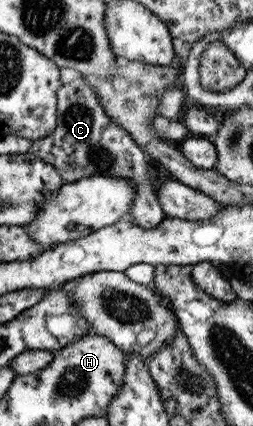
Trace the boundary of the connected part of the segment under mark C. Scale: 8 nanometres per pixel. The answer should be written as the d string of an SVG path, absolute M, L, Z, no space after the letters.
M82 77L76 78L69 83L60 84L57 91L56 119L56 127L46 137L30 142L28 153L38 157L44 163L53 165L63 182L73 182L92 176L116 177L116 179L130 177L130 179L134 179L136 181L134 196L132 196L132 204L128 208L127 217L140 229L158 227L158 223L165 218L165 215L155 194L153 173L155 164L140 147L137 147L130 134L124 132L124 128L104 112L102 104L96 98L96 92L92 90L90 84L84 84Z

